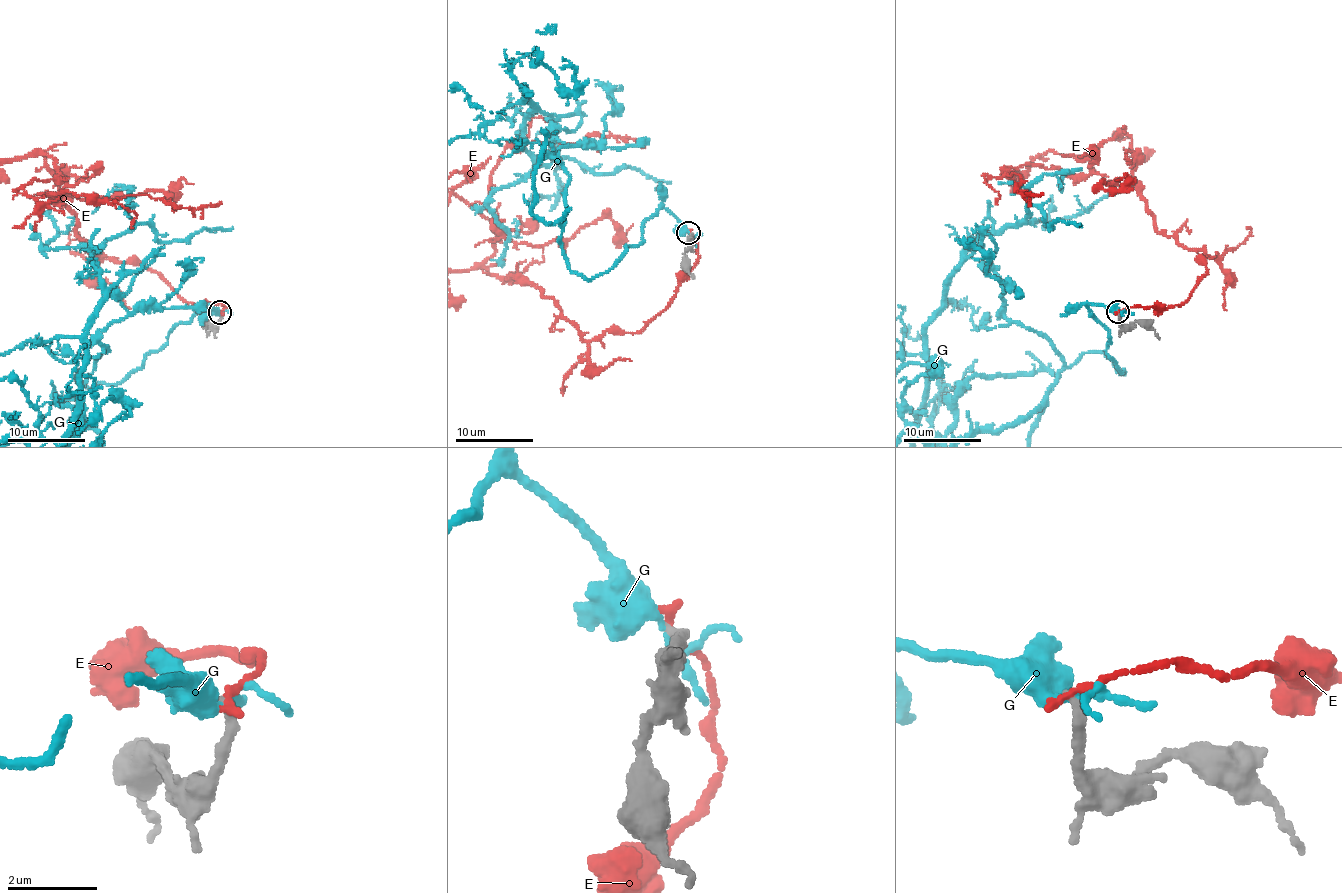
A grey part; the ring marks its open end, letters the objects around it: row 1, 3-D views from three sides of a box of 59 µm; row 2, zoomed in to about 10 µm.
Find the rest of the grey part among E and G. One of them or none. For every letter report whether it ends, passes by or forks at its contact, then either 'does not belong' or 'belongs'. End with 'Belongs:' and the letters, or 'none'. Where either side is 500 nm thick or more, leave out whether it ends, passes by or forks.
E: it ends | does not belong
G: it forks | does not belong
Belongs: none

